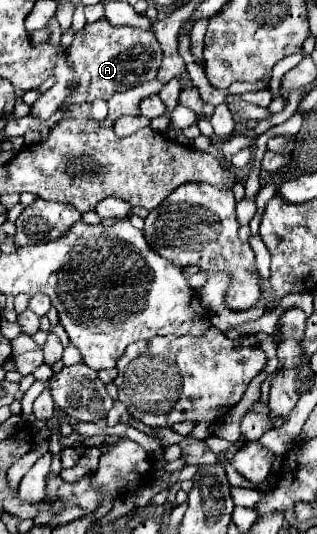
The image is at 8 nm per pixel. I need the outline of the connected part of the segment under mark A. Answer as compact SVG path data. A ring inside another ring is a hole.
M100 18L94 24L86 24L84 30L74 36L72 46L68 48L68 64L76 74L74 80L78 88L72 90L66 104L92 102L96 98L108 100L116 92L126 92L152 80L162 64L162 50L152 30L112 26L106 18Z

